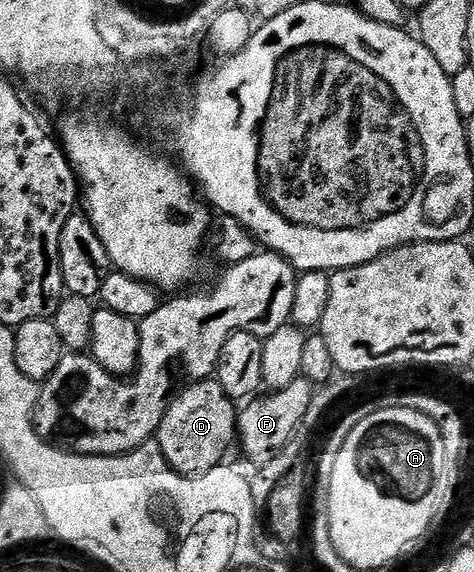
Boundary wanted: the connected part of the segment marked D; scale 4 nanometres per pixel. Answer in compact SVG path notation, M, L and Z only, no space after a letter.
M215 378L186 384L170 400L157 428L156 441L166 462L181 476L202 476L218 467L237 436L238 409Z

